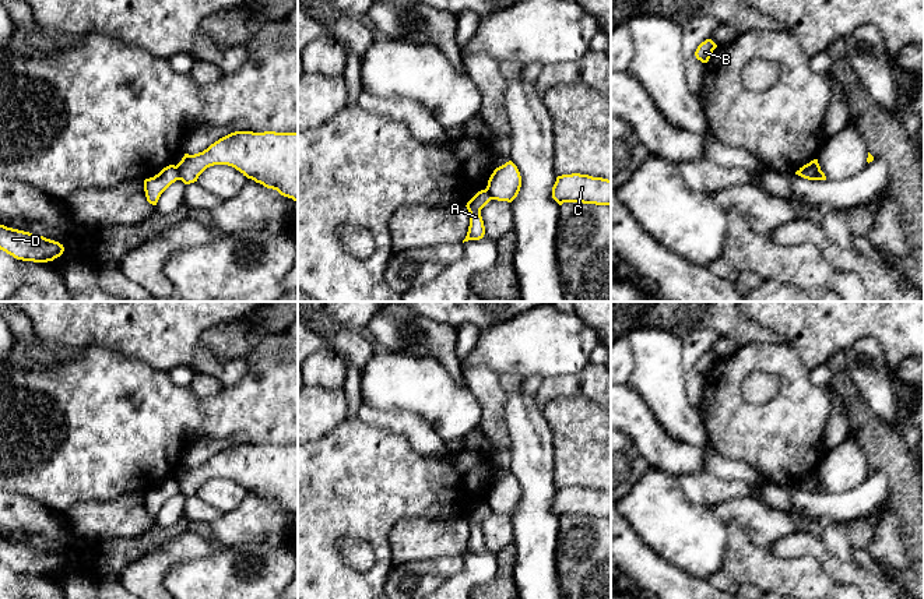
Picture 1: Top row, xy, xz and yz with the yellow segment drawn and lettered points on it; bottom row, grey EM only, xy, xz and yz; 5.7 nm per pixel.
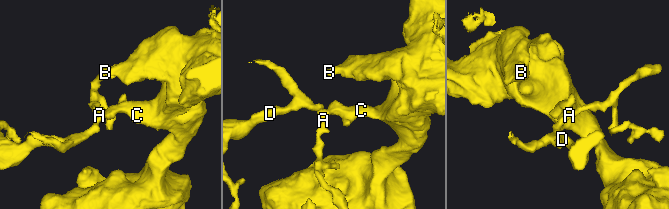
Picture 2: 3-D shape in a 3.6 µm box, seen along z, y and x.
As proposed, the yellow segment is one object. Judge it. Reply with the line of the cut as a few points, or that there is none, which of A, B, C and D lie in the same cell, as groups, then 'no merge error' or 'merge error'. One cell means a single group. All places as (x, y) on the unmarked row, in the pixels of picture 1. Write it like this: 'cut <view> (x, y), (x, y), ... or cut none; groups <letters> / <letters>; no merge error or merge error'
cut xy (175, 479), (179, 492); groups A D / B C; merge error

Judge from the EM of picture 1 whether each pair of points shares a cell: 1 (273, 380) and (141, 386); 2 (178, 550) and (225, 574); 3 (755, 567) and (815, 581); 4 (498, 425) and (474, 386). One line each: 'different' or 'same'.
1: same
2: different
3: same
4: same

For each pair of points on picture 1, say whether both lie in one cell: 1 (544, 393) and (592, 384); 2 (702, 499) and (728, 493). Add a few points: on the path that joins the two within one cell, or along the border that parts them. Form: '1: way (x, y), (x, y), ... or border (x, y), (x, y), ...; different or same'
1: way (555, 387), (571, 387), (580, 379); same
2: way (709, 499), (722, 496); same

